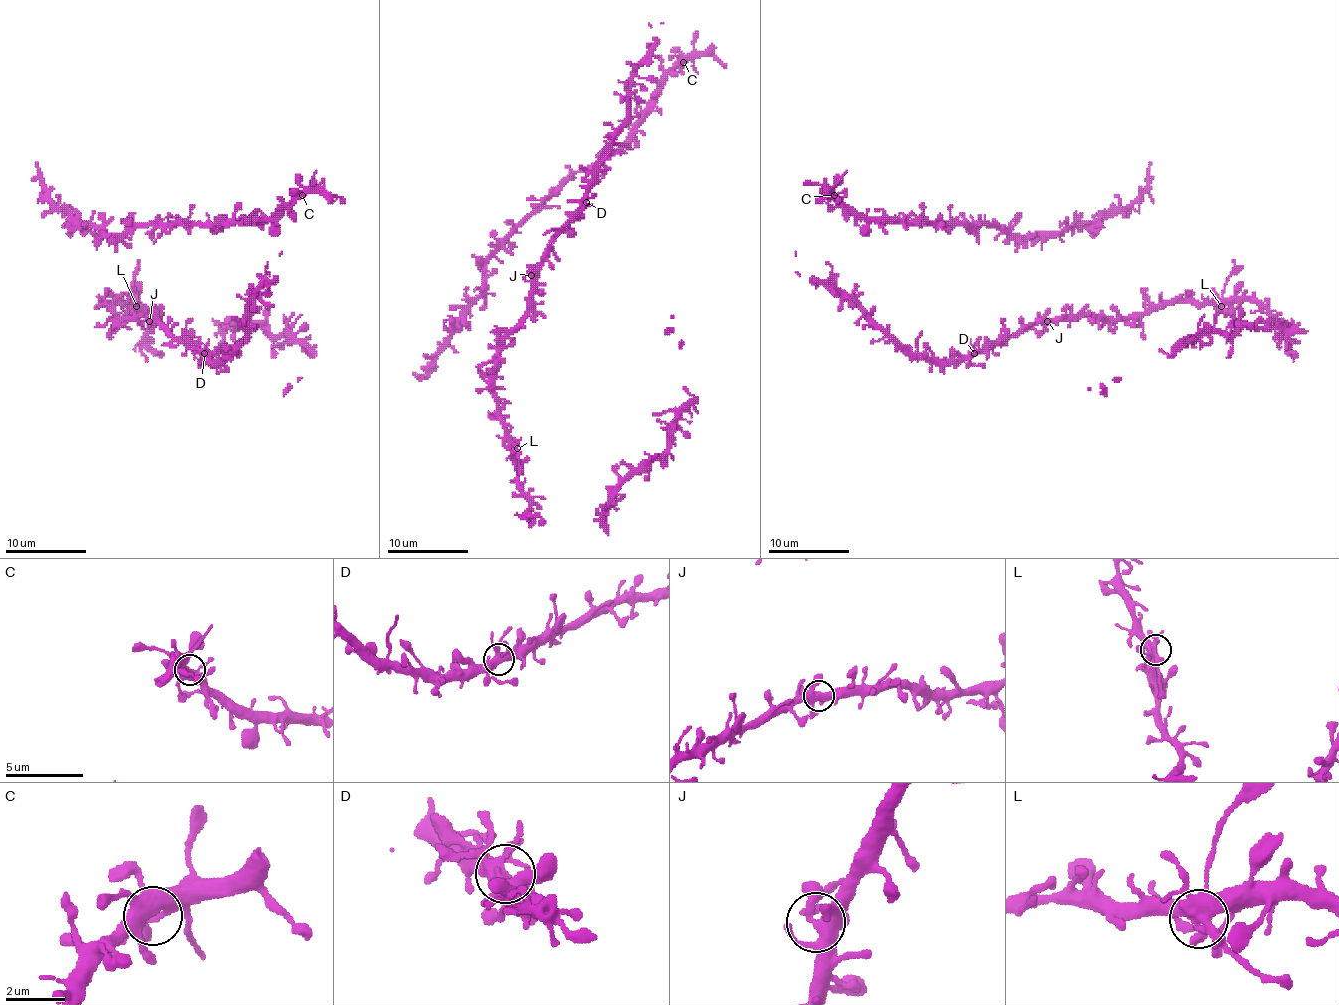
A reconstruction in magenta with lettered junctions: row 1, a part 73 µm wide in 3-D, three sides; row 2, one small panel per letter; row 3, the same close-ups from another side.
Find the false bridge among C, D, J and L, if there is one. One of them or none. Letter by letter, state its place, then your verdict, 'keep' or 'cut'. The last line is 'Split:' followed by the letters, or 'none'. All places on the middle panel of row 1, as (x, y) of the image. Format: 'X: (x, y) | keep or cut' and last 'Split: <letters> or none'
C: (683, 62) | keep
D: (586, 202) | keep
J: (531, 275) | keep
L: (517, 448) | cut
Split: L

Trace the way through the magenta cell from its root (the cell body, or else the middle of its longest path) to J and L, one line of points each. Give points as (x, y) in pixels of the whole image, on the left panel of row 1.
J: (198, 353), (166, 327), (149, 321)
L: (198, 353), (151, 317), (121, 319), (113, 311), (115, 302), (131, 302), (135, 306)

